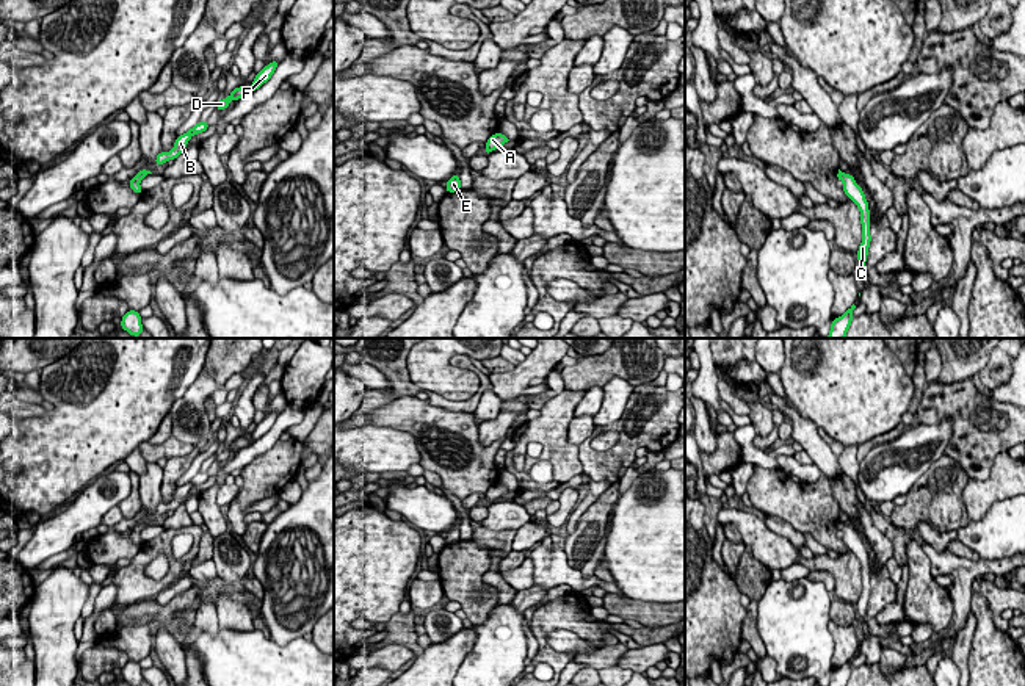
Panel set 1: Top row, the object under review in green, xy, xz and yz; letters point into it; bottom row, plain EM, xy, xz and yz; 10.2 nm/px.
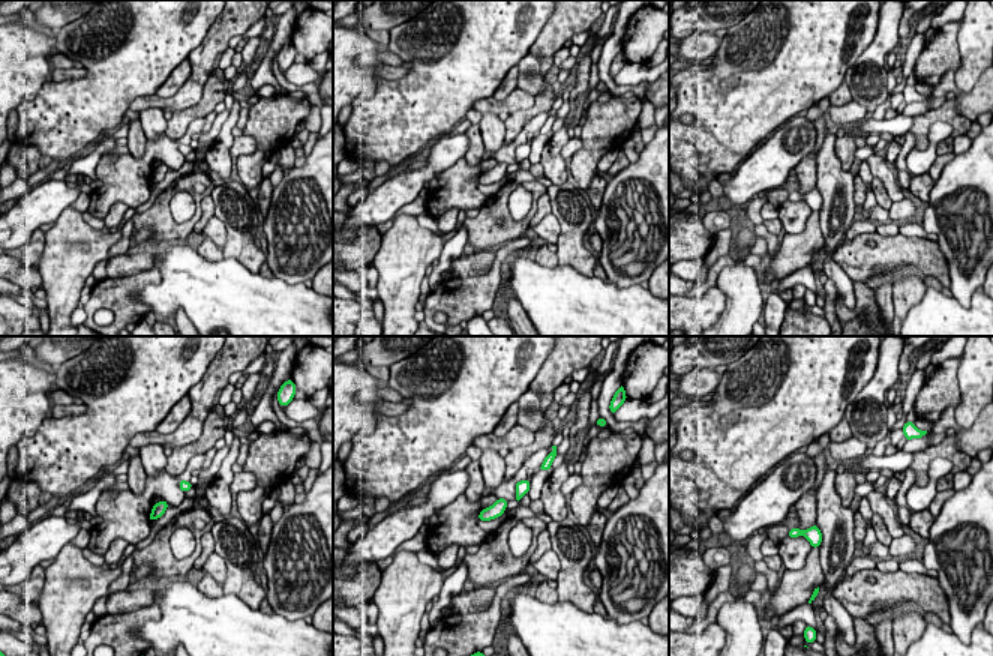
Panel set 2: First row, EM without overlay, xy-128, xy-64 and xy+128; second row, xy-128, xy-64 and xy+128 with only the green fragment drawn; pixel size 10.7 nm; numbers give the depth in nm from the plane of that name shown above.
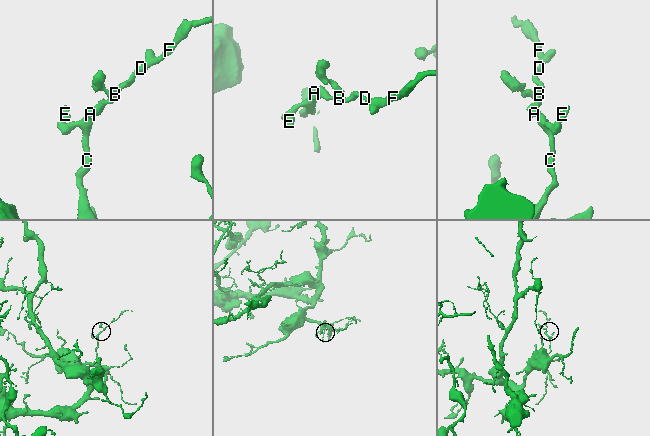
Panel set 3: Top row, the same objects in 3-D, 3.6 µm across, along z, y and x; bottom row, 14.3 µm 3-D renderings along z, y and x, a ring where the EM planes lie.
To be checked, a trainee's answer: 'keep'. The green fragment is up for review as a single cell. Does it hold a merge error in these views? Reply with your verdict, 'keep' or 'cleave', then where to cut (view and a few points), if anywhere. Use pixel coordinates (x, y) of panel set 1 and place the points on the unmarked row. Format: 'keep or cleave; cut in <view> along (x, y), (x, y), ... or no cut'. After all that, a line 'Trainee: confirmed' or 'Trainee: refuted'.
keep; no cut
Trainee: confirmed

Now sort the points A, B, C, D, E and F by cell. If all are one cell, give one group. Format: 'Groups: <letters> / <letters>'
Groups: A B C D E F

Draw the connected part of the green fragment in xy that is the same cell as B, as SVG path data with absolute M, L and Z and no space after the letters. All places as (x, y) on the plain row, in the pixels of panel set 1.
M197 473L193 479L190 479L187 484L176 489L174 498L171 503L165 504L160 503L155 509L155 517L163 515L168 511L176 511L180 504L185 504L185 498L193 486L204 484L208 479L208 473Z

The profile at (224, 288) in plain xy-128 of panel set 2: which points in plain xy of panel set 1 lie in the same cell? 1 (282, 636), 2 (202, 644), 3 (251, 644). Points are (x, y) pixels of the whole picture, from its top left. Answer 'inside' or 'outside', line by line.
1: outside
2: inside
3: inside

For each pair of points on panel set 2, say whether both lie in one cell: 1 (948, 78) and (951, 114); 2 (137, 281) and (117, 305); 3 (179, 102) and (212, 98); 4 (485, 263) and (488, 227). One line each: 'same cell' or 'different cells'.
1: different cells
2: same cell
3: different cells
4: different cells

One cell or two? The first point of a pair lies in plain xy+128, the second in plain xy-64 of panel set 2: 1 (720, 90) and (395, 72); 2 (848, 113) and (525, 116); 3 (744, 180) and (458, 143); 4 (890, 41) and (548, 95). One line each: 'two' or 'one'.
1: two
2: two
3: one
4: two

